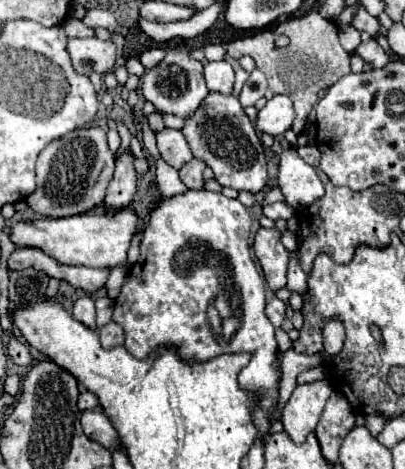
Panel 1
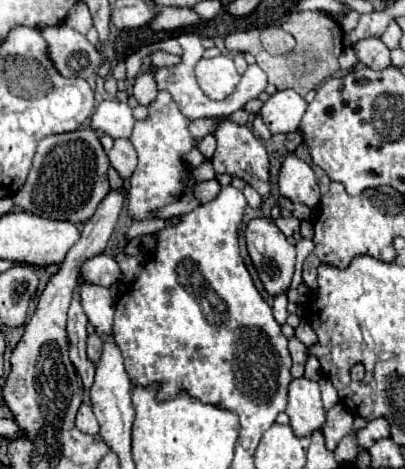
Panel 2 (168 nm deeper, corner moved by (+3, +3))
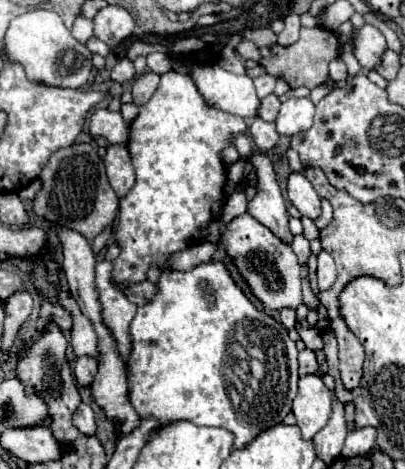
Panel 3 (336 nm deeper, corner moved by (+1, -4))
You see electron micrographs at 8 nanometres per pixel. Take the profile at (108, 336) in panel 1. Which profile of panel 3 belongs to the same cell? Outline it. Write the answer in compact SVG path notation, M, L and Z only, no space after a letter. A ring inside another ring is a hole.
M80 356L76 360L76 368L74 368L74 376L76 376L76 382L84 388L90 388L94 376L98 372L98 362L90 356Z

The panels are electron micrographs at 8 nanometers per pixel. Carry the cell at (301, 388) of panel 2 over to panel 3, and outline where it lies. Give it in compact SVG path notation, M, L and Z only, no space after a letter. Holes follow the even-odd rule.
M308 374L300 378L300 388L294 398L292 412L296 414L304 440L312 440L312 436L326 426L332 414L332 402L334 392L326 388L320 376Z

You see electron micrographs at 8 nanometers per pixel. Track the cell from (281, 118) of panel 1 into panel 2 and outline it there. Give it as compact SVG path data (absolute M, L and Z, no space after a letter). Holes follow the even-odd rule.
M276 91L262 105L260 117L268 125L270 133L290 133L300 127L306 107L306 101L296 91Z

